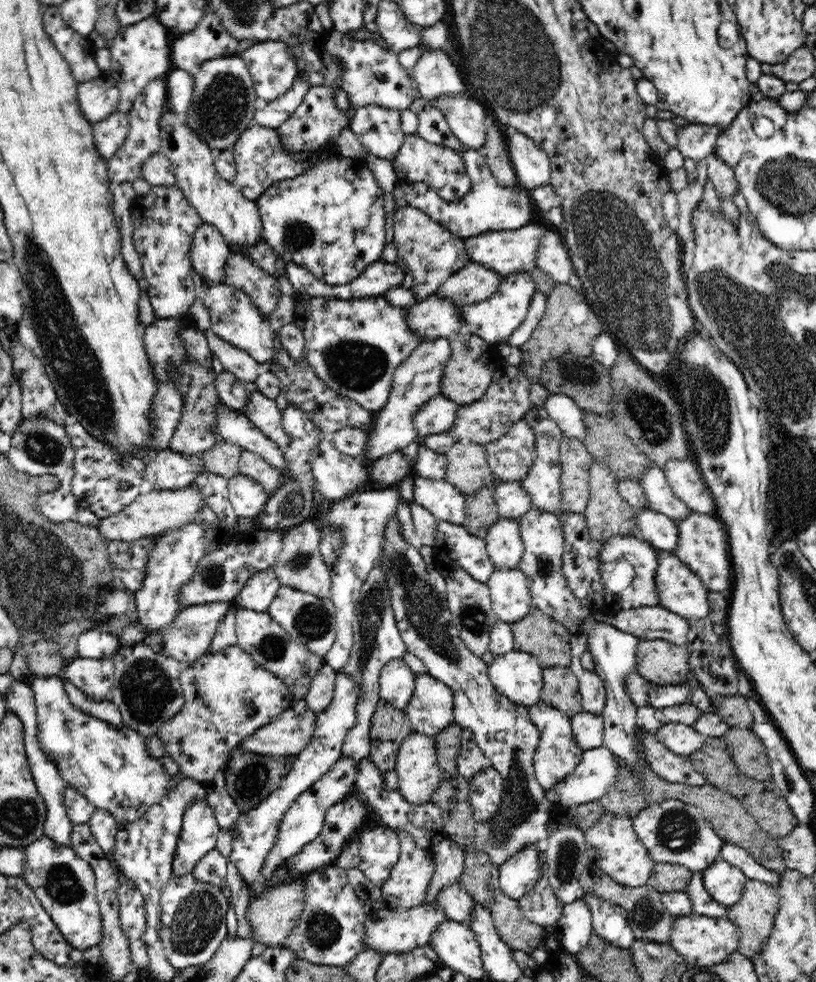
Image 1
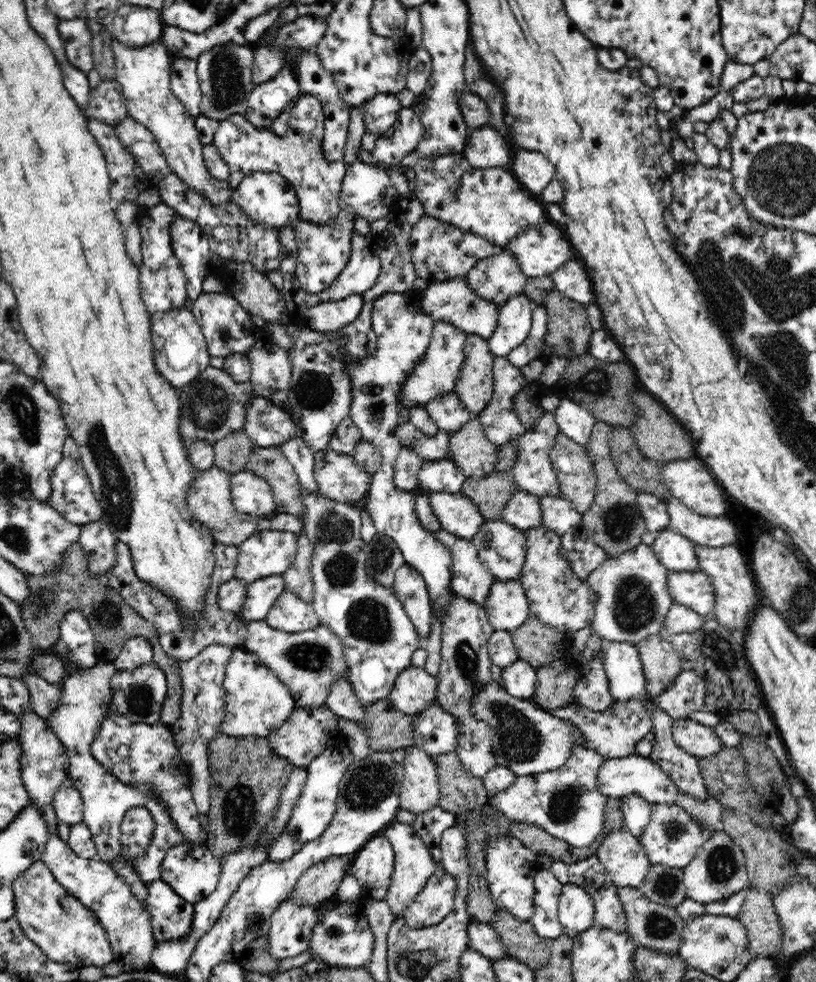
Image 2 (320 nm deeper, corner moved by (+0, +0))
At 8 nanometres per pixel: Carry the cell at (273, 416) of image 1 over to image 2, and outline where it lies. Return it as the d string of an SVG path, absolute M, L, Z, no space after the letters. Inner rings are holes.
M300 434L292 440L287 440L279 448L297 473L302 490L308 491L312 495L318 495L319 488L313 473L315 466L314 450L306 444Z

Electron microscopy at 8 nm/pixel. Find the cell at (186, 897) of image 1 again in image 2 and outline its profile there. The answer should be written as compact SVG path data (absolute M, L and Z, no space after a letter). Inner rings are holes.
M161 879L154 880L146 886L146 898L144 903L150 913L151 925L154 930L154 939L159 943L176 939L182 939L189 934L190 922L192 922L192 912L194 912L194 905L184 898L178 896L172 890L170 885L164 883Z

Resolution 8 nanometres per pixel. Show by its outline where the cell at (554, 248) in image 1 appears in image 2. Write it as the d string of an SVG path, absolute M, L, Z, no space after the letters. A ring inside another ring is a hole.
M577 257L551 274L554 288L584 306L595 304L595 292L585 266Z

